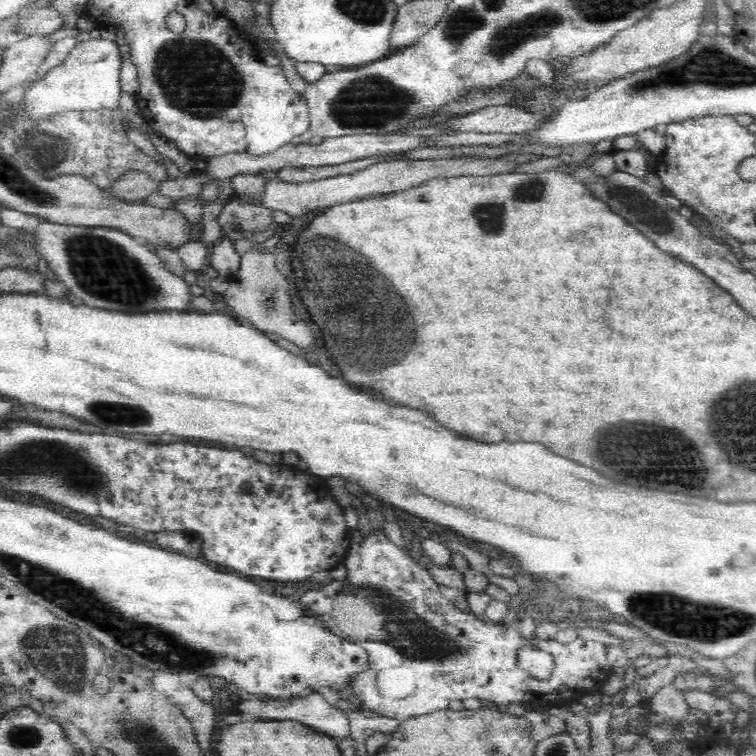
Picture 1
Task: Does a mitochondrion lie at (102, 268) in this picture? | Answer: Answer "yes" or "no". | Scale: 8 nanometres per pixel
yes

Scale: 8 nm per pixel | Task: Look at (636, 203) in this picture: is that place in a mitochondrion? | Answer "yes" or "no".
yes

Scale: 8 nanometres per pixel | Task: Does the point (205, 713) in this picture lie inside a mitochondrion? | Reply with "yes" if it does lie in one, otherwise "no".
no

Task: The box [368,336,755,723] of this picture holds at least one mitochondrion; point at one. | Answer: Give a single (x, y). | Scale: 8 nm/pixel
(631, 449)

